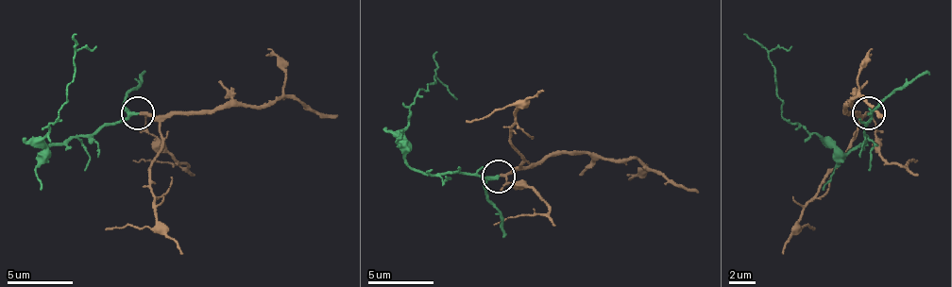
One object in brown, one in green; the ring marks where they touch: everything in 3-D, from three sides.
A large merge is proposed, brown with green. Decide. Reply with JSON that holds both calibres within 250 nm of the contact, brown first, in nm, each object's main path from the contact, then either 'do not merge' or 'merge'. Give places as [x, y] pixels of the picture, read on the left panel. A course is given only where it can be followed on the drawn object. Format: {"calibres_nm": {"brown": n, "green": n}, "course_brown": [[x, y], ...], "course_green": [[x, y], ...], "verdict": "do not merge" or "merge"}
{"calibres_nm": {"brown": 180, "green": 220}, "course_brown": [[138, 112], [171, 115], [273, 106], [296, 99], [318, 115], [338, 115]], "course_green": [[138, 112], [89, 135], [66, 138], [46, 151], [42, 148], [76, 66], [76, 33]], "verdict": "merge"}

